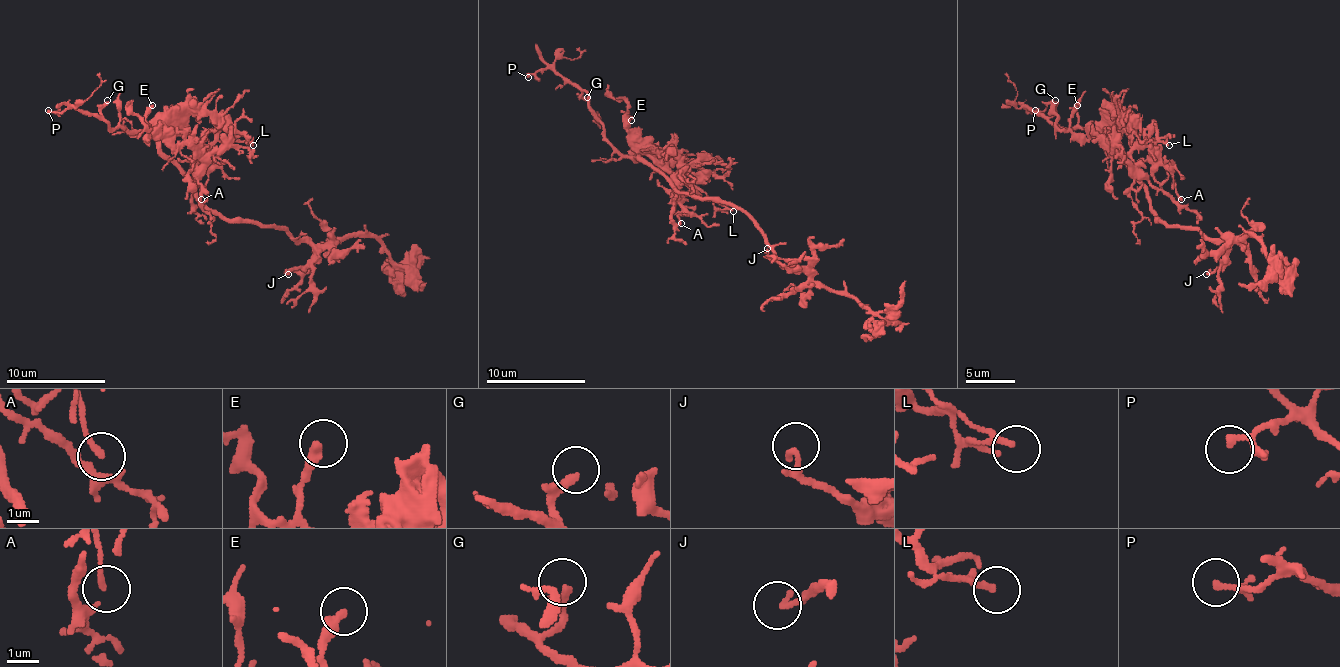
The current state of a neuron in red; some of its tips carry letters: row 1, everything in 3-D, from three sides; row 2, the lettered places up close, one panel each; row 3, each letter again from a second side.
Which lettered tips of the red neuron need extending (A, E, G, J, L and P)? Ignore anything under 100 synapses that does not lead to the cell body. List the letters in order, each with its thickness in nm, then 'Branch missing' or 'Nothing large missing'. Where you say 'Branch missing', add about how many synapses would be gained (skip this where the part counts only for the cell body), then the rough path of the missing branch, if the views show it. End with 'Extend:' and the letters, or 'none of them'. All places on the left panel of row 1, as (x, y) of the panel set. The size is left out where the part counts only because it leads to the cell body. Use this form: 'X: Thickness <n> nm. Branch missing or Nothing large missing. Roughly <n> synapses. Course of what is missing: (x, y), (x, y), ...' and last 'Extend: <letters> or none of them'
A: Thickness 180 nm. Nothing large missing
E: Thickness 340 nm. Nothing large missing
G: Thickness 200 nm. Nothing large missing
J: Thickness 130 nm. Nothing large missing
L: Thickness 200 nm. Nothing large missing
P: Thickness 150 nm. Nothing large missing
Extend: none of them

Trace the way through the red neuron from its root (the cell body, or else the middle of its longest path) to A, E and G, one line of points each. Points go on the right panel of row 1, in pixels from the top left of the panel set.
A: (1156, 214), (1146, 194), (1149, 184), (1171, 177), (1176, 194), (1181, 199)
E: (1156, 214), (1144, 182), (1112, 147), (1112, 142), (1102, 137), (1077, 135), (1070, 128), (1070, 115), (1077, 105)
G: (1156, 214), (1144, 182), (1117, 150), (1117, 133), (1092, 128), (1057, 128), (1050, 120), (1055, 100)

